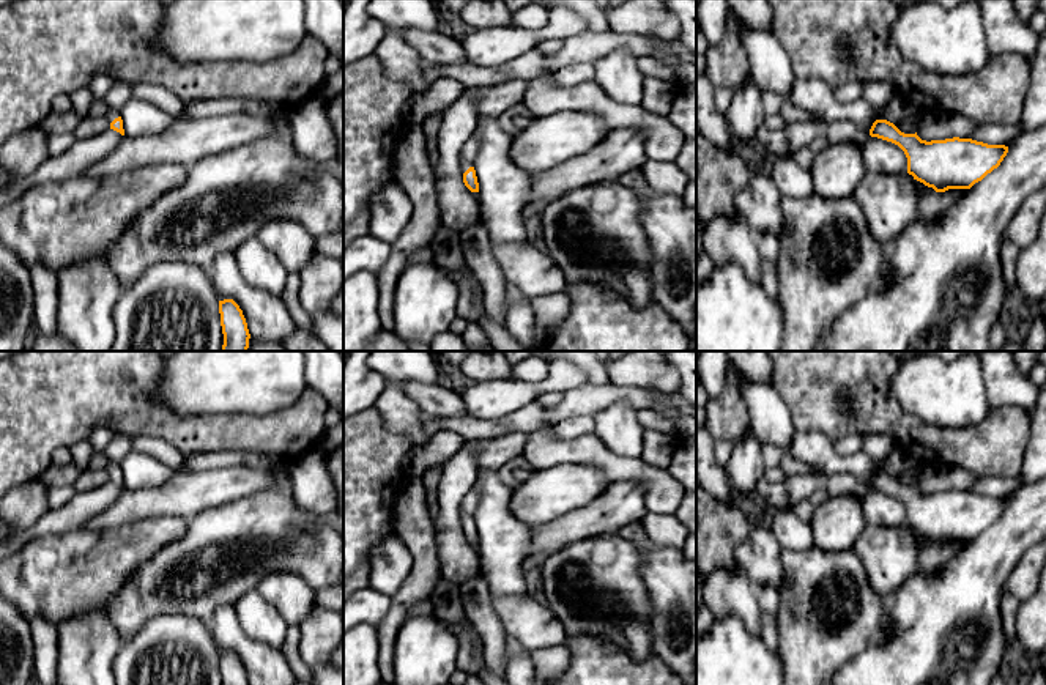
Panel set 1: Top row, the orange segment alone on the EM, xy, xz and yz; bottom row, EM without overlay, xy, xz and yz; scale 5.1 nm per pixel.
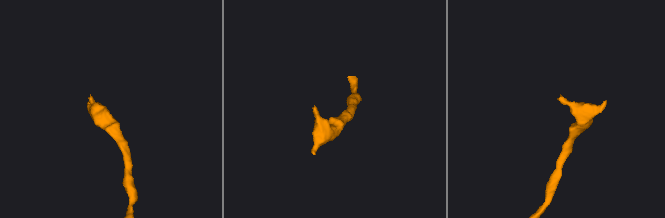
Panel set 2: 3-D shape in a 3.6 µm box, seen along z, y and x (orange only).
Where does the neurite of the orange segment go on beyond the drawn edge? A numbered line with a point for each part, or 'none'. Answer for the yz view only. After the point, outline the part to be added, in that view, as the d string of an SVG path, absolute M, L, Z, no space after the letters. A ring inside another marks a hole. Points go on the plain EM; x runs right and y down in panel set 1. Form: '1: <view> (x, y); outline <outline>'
none

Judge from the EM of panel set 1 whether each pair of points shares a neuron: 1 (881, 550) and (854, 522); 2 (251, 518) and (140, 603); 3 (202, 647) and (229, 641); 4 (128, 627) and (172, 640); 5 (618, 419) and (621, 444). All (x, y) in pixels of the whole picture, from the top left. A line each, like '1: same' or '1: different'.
1: different
2: same
3: different
4: different
5: same

